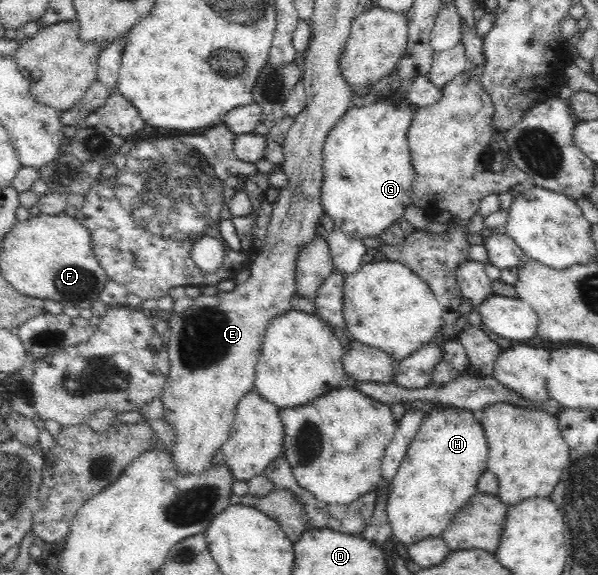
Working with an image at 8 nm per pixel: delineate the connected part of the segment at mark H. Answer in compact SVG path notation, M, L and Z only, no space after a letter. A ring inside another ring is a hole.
M434 408L422 420L388 489L385 514L391 527L392 539L409 546L426 537L438 537L454 519L454 513L464 505L464 501L477 492L477 481L486 469L487 438L478 415L466 409Z

